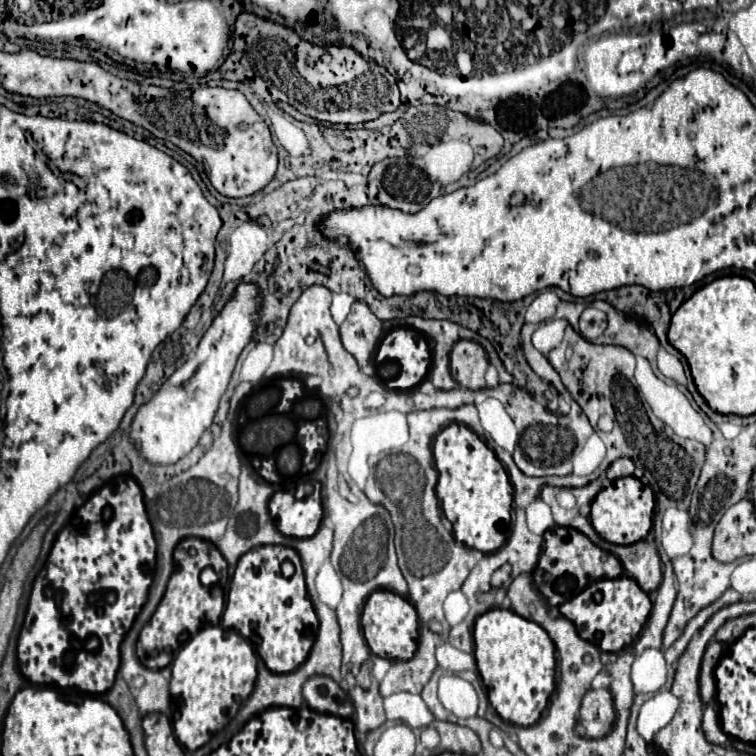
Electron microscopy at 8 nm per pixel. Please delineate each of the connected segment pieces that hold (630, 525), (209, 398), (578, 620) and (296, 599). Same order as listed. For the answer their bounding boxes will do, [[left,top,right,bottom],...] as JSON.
[[591,476,655,546],[131,284,259,464],[559,576,651,652],[221,546,319,674]]

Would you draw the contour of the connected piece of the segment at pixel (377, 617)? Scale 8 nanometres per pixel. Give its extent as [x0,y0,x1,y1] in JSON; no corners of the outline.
[361,590,419,660]

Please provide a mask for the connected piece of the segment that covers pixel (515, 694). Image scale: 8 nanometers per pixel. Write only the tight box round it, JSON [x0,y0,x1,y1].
[473,608,555,726]

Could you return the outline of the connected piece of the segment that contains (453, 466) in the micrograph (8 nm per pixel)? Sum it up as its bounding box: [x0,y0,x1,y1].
[433,424,513,554]

